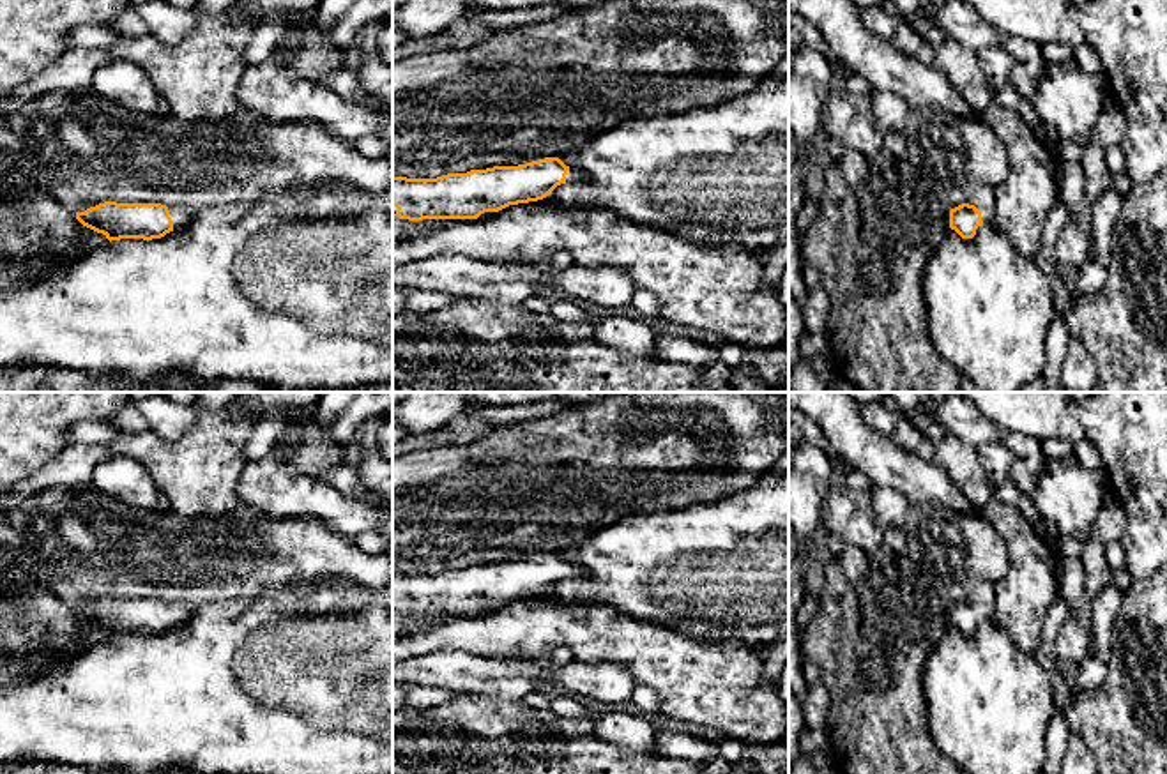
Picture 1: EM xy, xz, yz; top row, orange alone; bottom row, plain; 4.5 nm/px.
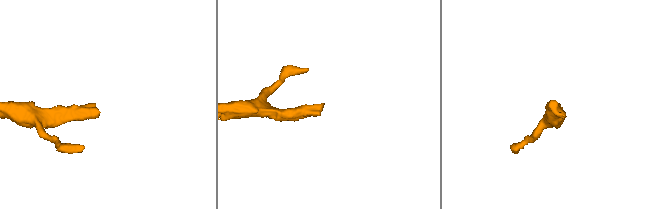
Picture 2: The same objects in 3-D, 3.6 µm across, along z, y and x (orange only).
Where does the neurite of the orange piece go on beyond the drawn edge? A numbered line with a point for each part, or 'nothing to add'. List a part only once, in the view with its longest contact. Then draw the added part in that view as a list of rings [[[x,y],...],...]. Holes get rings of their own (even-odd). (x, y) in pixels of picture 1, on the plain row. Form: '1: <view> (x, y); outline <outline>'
1: yz (982, 594); outline [[[978,581],[965,599],[974,601],[981,608],[983,618],[994,617],[995,594],[992,581]]]

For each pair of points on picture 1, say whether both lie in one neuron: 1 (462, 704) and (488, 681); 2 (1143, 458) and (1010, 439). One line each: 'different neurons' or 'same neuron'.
1: different neurons
2: different neurons

